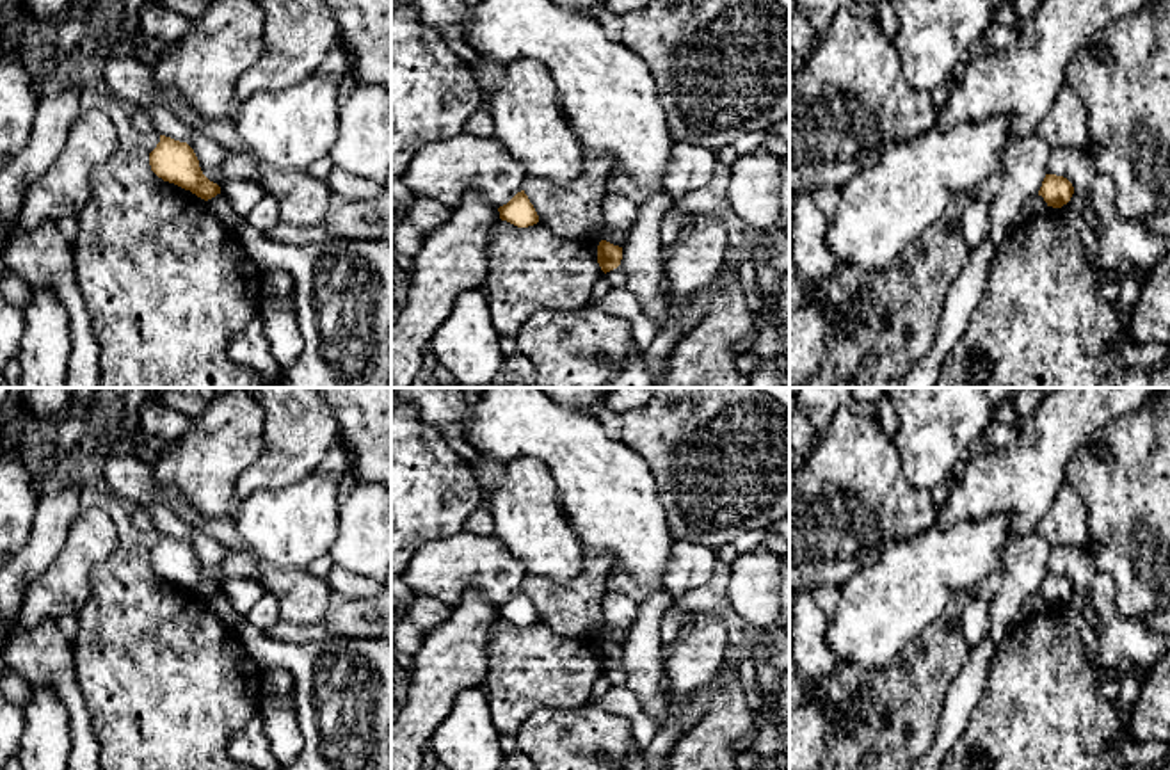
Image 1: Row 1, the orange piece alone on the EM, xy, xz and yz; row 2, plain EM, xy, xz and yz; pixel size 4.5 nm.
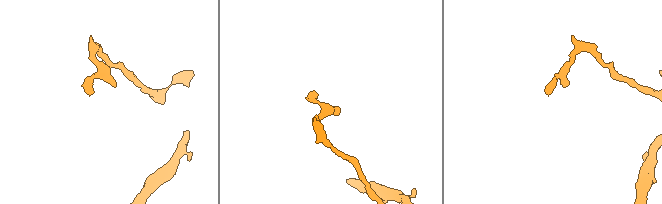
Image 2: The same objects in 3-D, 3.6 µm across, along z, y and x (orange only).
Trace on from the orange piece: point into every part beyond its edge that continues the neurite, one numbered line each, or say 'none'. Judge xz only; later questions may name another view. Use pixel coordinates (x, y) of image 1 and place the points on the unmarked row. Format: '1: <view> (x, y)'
none

